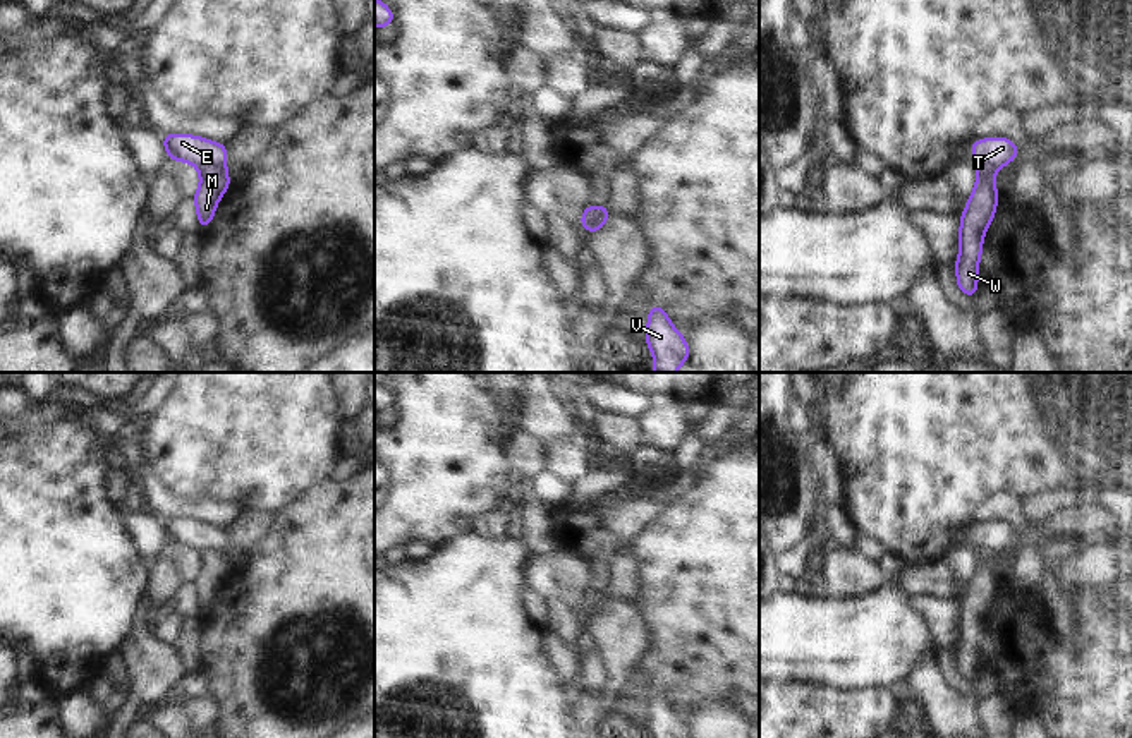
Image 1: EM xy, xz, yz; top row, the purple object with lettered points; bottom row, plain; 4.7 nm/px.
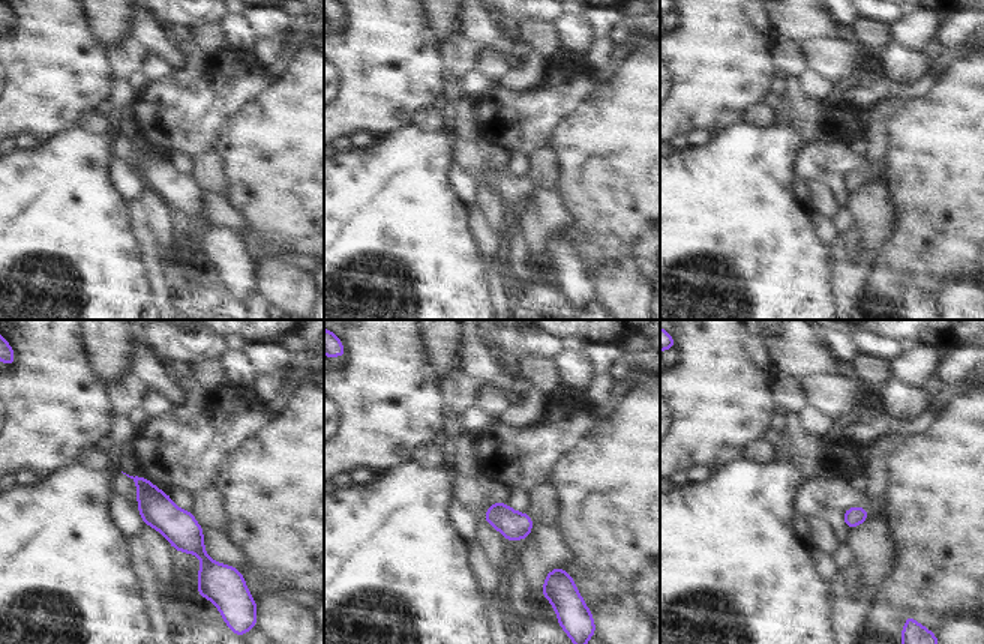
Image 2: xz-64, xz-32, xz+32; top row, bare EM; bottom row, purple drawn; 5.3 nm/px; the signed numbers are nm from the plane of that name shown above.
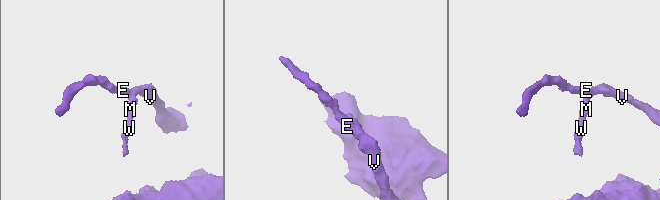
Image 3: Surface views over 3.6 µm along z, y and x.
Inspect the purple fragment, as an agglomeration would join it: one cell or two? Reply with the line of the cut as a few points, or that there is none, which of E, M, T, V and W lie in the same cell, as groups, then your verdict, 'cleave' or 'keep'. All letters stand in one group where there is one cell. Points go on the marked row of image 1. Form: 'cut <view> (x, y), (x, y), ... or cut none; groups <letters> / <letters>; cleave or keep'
cut xy (224, 163), (198, 167); groups E T V / M W; cleave

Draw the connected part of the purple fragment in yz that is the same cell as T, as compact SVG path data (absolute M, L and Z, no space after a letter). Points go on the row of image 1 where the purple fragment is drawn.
M986 137L977 142L967 142L977 163L1001 168L1022 151L1007 137Z

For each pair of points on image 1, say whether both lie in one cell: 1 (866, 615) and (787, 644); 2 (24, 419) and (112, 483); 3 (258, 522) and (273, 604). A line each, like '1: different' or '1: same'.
1: same
2: different
3: different

